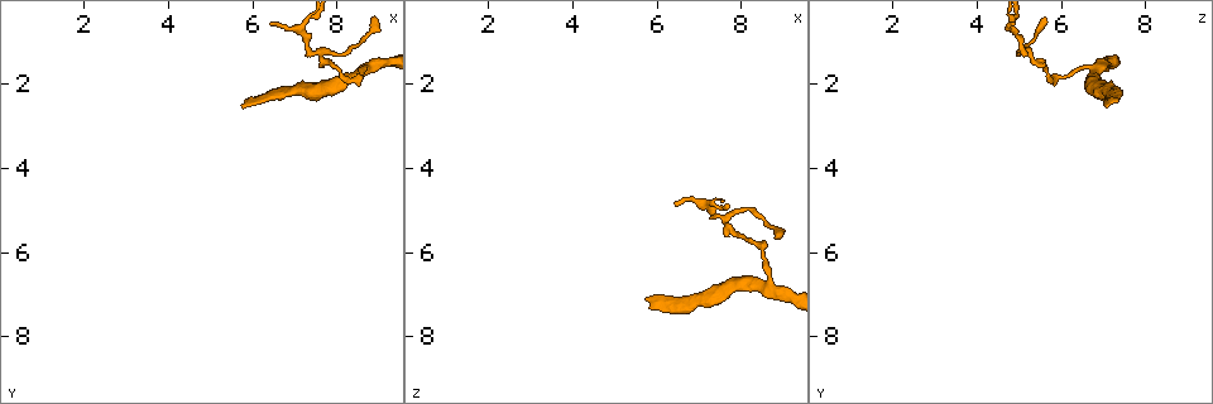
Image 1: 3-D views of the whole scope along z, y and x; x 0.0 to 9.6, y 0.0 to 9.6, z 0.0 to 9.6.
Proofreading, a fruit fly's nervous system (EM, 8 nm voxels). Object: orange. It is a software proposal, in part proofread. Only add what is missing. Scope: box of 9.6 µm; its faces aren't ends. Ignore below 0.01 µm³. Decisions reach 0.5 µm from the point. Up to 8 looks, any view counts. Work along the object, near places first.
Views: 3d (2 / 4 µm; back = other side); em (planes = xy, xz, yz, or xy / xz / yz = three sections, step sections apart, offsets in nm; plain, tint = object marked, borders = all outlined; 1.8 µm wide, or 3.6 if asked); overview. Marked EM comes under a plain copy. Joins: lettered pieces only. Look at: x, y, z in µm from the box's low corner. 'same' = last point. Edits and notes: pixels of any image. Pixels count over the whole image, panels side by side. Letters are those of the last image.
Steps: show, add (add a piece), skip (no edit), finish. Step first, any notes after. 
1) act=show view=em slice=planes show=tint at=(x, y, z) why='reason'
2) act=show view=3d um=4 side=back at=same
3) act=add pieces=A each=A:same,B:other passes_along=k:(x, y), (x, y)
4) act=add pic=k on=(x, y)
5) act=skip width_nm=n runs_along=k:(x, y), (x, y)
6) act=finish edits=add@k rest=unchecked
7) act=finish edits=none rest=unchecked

act=show view=em slice=planes show=borders at=(5.75, 2.55, 7.15) why='an open end'

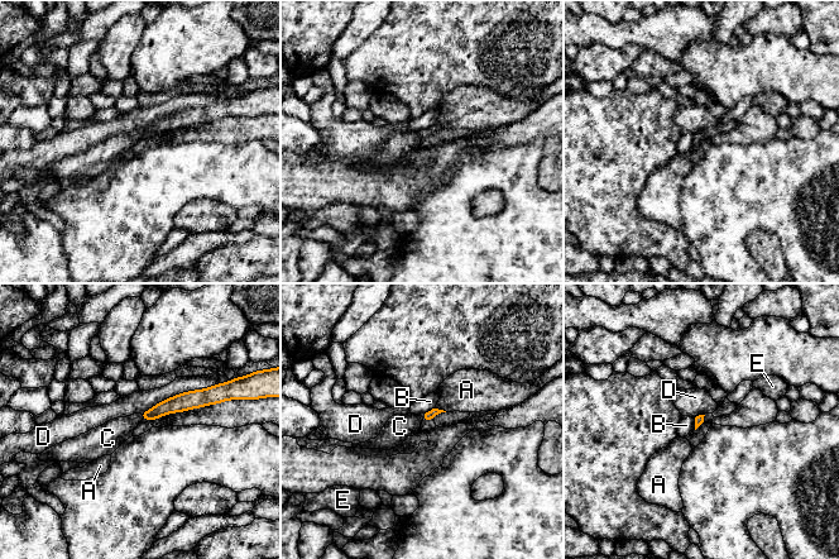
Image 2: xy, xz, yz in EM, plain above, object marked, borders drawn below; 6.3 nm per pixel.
act=add pieces=C each=A:other,B:other,C:same,D:other,E:other passes_along=2:(177, 404), (140, 415), (109, 436) found='it goes on there'

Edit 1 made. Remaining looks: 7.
act=show view=overview

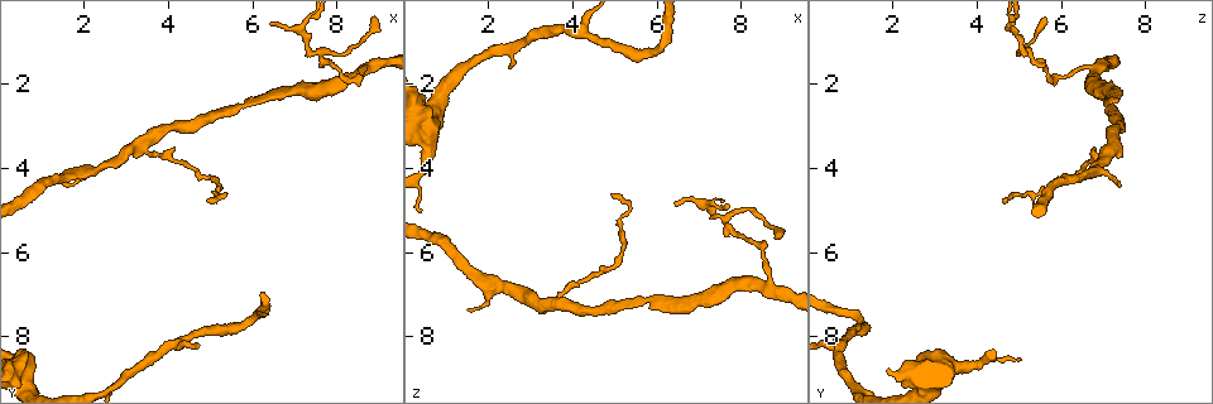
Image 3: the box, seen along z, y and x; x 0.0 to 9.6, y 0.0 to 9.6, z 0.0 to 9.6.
act=show view=em slice=planes show=borders at=(7.65, 1.15, 5.15) why='sharp bend'

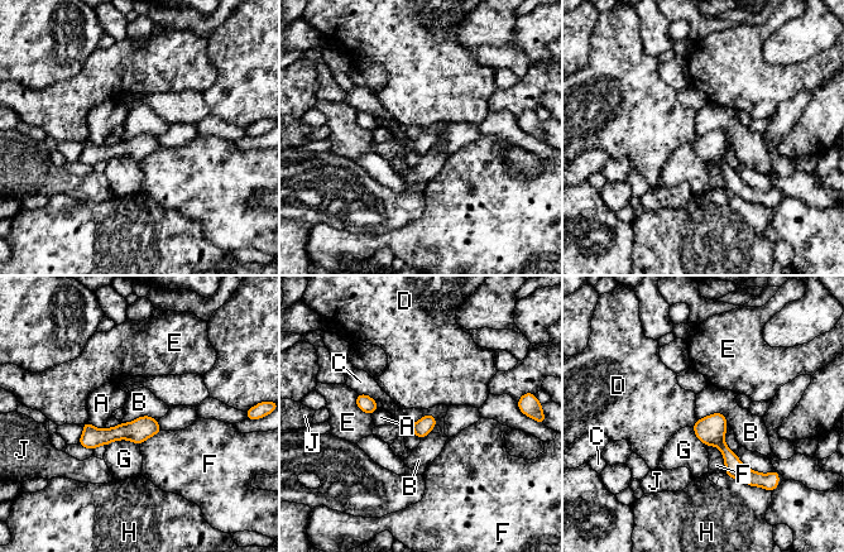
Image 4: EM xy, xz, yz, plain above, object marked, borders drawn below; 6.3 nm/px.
act=skip width_nm=110 longest_contact=B:240nm each=A:other,B:other,C:other,D:other,E:other,F:other,G:other,H:other,J:other found='no lettered piece goes on from it'

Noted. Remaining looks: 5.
act=show view=em slice=xy step=4 show=tint at=(8.65, 1.65, 6.75) why='three-way junction'

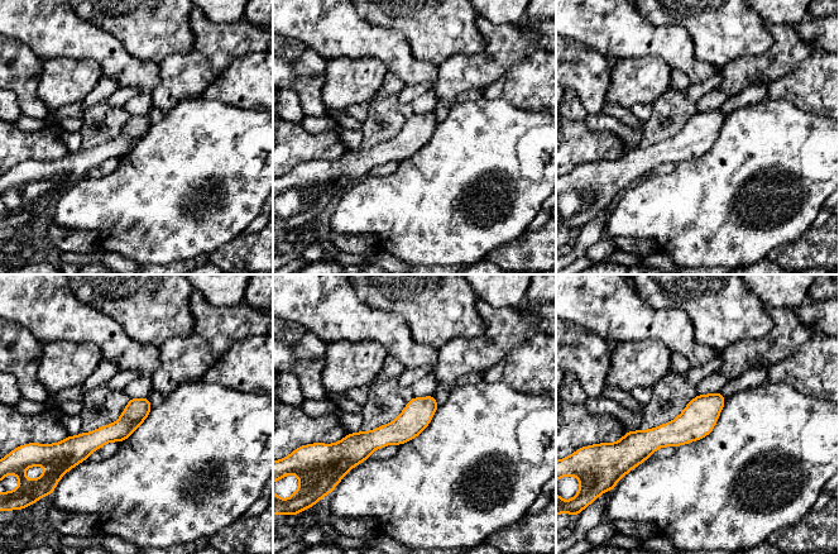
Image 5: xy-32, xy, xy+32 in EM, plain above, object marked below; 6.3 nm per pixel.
act=show view=em slice=planes show=borders at=same why='cut it another way'

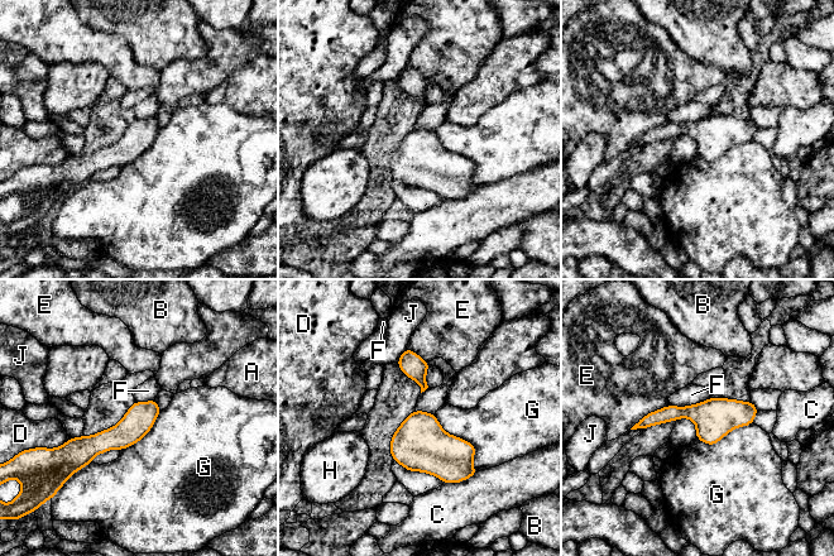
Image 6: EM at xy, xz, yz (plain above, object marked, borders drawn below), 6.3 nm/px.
act=skip longest_contact=G:460nm each=A:other,B:other,C:other,D:other,E:other,F:other,G:other,H:other,J:other runs_along=6:(753, 411), (675, 412), (640, 425) found='none of them fits'

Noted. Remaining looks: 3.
act=finish edits=add@2 rest=unchecked

